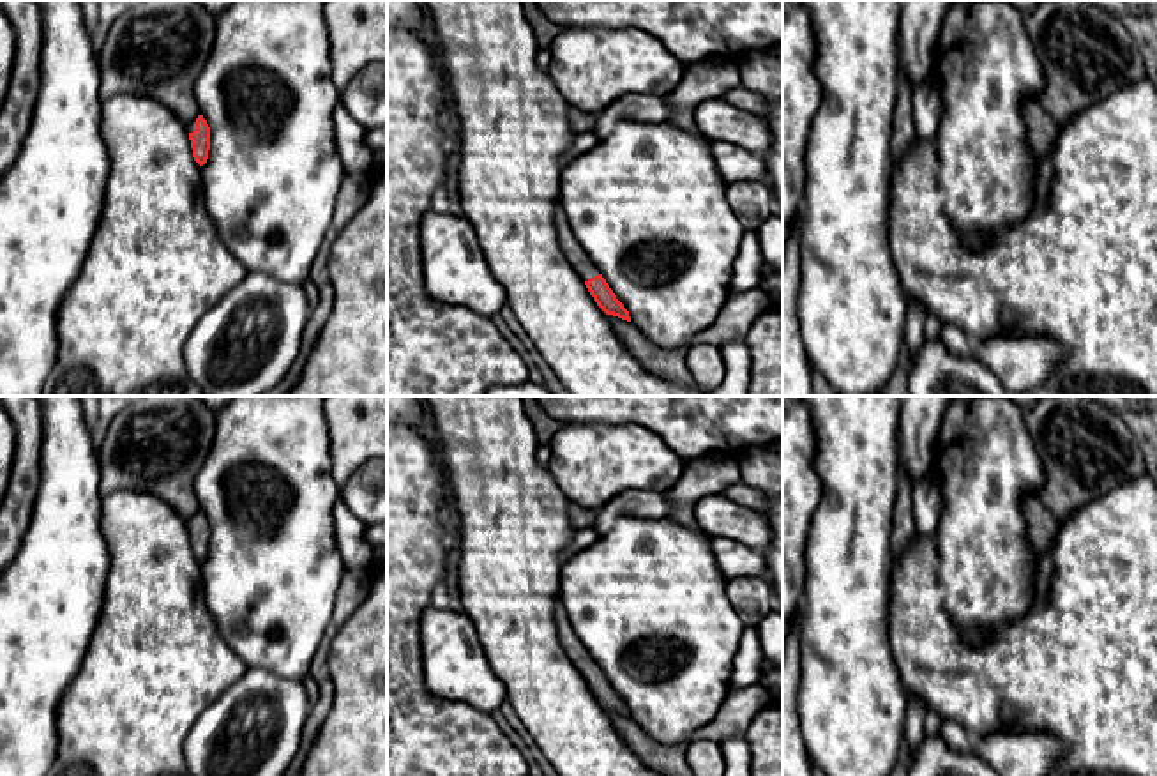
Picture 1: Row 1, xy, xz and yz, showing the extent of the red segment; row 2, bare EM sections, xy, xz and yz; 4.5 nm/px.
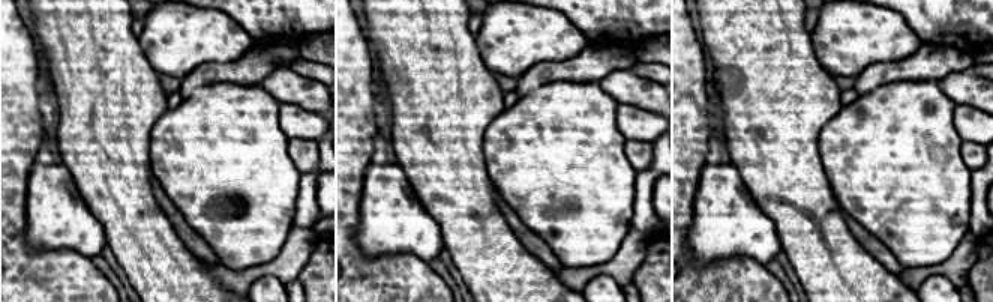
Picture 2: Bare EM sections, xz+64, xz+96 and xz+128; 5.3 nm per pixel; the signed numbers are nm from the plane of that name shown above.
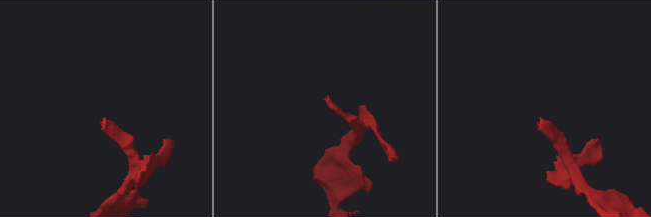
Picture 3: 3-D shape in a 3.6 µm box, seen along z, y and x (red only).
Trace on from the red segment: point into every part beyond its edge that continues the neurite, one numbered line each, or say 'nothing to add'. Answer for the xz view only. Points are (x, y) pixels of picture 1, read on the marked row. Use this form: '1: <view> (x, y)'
1: xz (578, 258)

